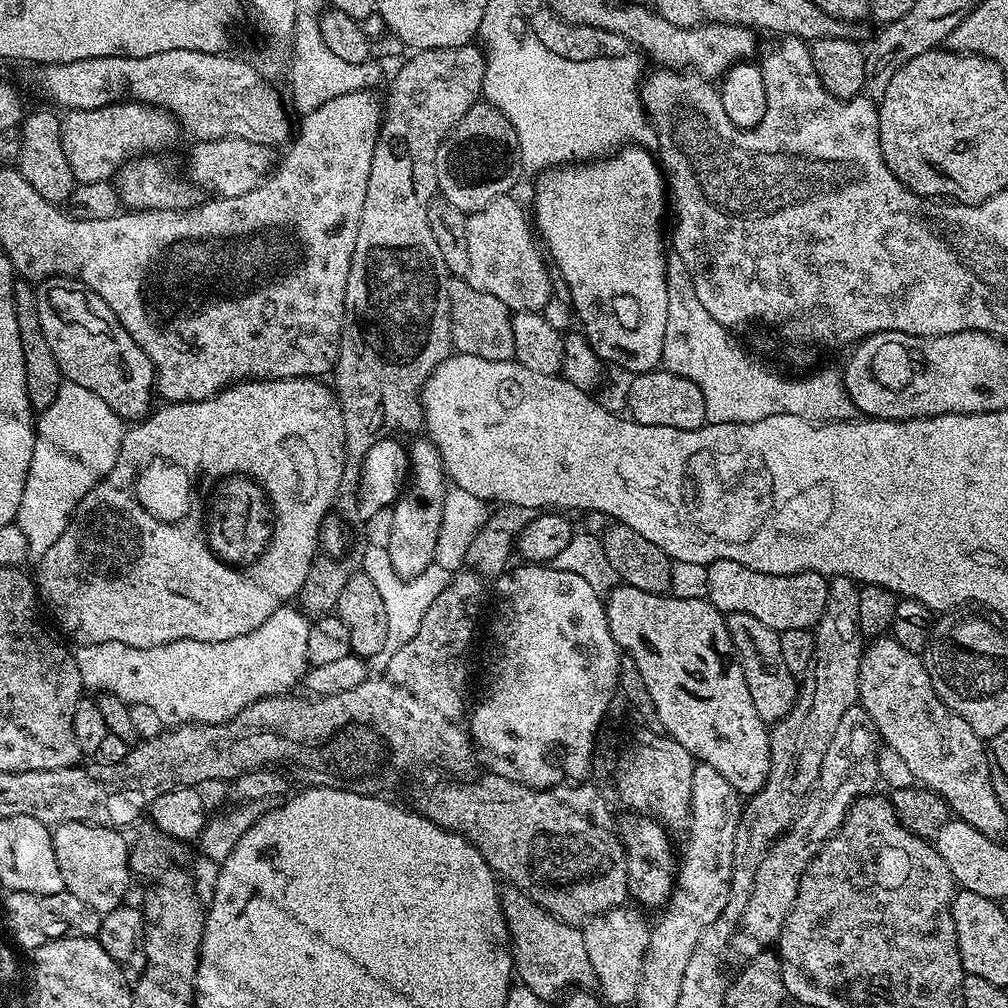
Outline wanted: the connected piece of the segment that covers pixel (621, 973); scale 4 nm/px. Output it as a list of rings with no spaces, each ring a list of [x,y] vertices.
[[[632,906],[612,908],[603,916],[592,917],[582,928],[586,954],[590,954],[590,966],[596,976],[599,995],[609,1005],[631,1005],[638,994],[638,986],[644,969],[644,956],[648,953],[652,928],[635,910],[638,911]]]

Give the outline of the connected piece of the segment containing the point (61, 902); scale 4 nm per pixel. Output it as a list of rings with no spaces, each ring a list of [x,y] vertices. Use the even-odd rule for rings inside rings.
[[[63,891],[58,894],[30,894],[29,892],[8,892],[5,895],[4,912],[12,927],[11,939],[24,948],[35,950],[46,942],[58,938],[96,938],[100,934],[101,913],[94,911],[86,902],[74,898],[74,894]]]

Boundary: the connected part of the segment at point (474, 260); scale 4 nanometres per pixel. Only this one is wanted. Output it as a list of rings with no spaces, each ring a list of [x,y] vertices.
[[[512,194],[500,196],[490,202],[490,206],[468,216],[466,250],[470,254],[470,270],[466,279],[482,290],[482,294],[494,294],[494,298],[498,298],[498,302],[505,304],[513,313],[543,313],[546,302],[554,295],[553,273],[534,235],[529,213],[528,216],[524,213],[523,206],[514,197]]]

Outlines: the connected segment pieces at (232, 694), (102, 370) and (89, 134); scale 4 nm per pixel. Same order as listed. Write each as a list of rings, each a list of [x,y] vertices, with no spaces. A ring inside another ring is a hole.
[[[285,606],[274,610],[274,614],[270,614],[270,618],[266,618],[266,622],[262,622],[262,626],[250,630],[250,634],[242,634],[238,638],[230,638],[226,642],[175,640],[169,644],[154,646],[153,648],[135,648],[134,646],[126,646],[122,642],[102,642],[101,644],[86,644],[77,647],[74,655],[85,689],[91,690],[91,688],[100,688],[96,690],[110,696],[117,696],[119,700],[123,700],[125,705],[128,706],[134,704],[150,706],[158,714],[158,718],[162,718],[162,722],[166,726],[179,726],[182,724],[220,724],[224,720],[233,720],[246,706],[250,706],[254,702],[258,702],[267,696],[279,696],[287,693],[289,690],[292,690],[295,684],[299,685],[301,683],[304,673],[307,672],[310,667],[308,659],[306,658],[306,638],[308,637],[309,623],[309,617],[305,615],[299,607]]]
[[[49,276],[35,285],[38,322],[54,353],[60,375],[67,383],[86,386],[125,422],[139,422],[149,415],[154,400],[154,373],[144,351],[118,322],[114,310],[82,282]]]
[[[121,102],[94,110],[68,110],[60,122],[62,154],[70,162],[77,184],[112,180],[123,164],[145,154],[156,154],[176,140],[176,119],[150,104]]]

